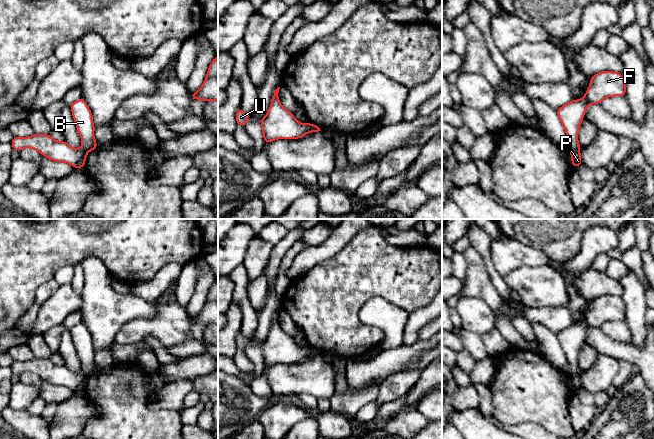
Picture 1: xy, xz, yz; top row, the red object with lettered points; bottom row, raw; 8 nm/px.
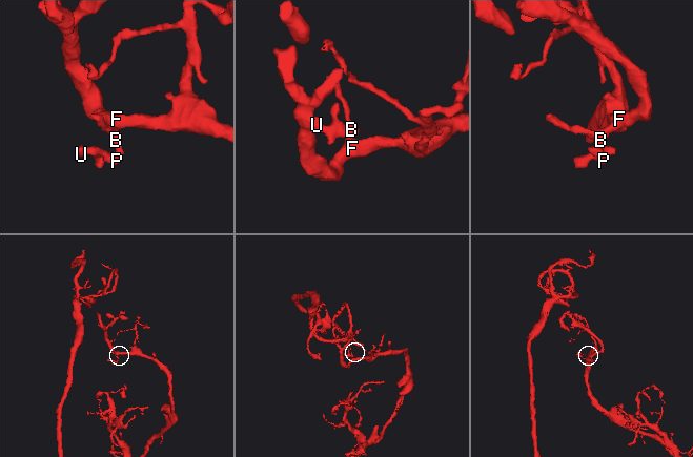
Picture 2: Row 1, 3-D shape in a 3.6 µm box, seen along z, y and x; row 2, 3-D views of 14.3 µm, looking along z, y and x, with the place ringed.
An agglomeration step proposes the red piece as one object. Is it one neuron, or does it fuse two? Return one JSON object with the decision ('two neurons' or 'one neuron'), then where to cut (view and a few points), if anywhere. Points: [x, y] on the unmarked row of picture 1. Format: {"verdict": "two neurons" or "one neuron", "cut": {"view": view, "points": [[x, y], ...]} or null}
{"verdict": "two neurons", "cut": {"view": "yz", "points": [[579, 373], [570, 375]]}}

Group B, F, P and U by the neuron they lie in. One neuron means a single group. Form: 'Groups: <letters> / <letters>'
Groups: B F / P U

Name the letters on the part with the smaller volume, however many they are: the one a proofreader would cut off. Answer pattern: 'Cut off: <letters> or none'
Cut off: P, U

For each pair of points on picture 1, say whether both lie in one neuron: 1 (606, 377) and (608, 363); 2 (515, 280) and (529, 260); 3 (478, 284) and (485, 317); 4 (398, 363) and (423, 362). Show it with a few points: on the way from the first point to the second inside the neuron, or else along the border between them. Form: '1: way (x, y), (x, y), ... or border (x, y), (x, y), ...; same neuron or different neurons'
1: way (606, 374), (607, 366); same neuron
2: border (548, 264), (540, 266), (519, 265), (504, 276); different neurons
3: border (461, 297), (480, 297), (487, 303), (495, 317); different neurons
4: border (429, 350), (420, 357), (412, 359), (401, 370); different neurons

